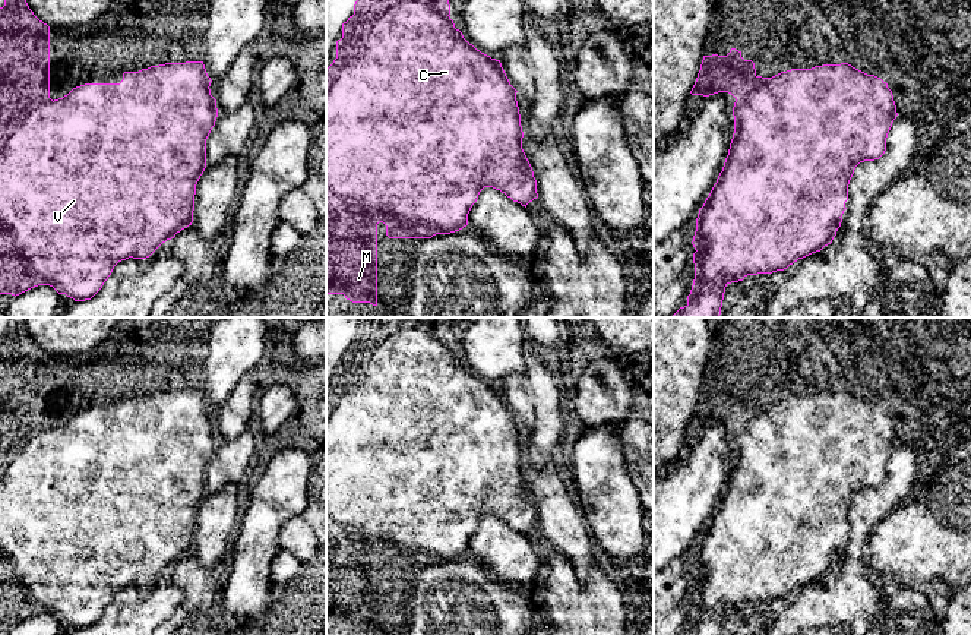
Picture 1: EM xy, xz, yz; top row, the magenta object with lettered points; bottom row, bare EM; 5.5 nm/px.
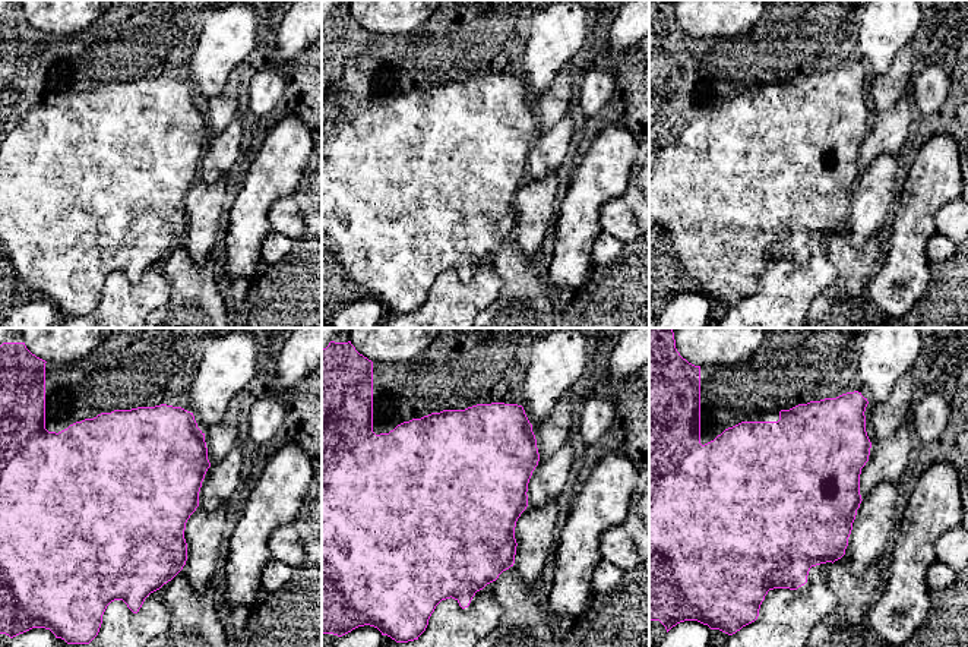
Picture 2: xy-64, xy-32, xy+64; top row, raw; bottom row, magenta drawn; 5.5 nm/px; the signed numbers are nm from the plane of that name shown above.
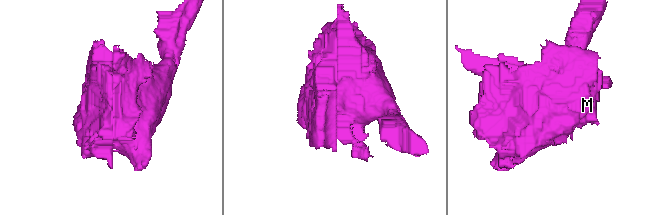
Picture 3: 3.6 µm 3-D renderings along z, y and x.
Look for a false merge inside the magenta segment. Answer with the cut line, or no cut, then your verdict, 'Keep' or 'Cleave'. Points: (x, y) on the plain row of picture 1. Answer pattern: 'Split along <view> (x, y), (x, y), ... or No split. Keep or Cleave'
No split. Keep

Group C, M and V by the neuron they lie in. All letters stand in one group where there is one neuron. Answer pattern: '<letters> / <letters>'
C M V

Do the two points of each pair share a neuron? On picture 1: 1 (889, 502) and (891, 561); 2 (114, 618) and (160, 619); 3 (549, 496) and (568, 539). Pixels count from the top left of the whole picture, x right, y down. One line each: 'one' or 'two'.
1: two
2: one
3: one

